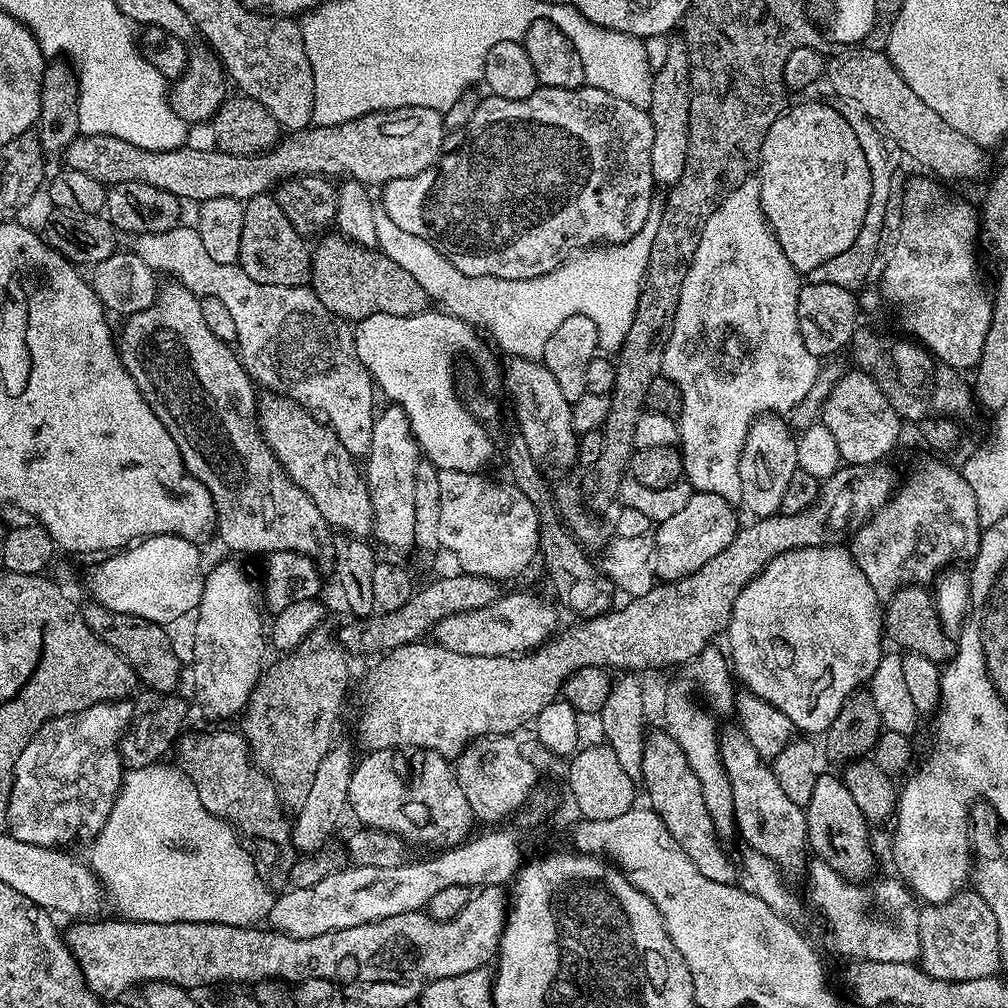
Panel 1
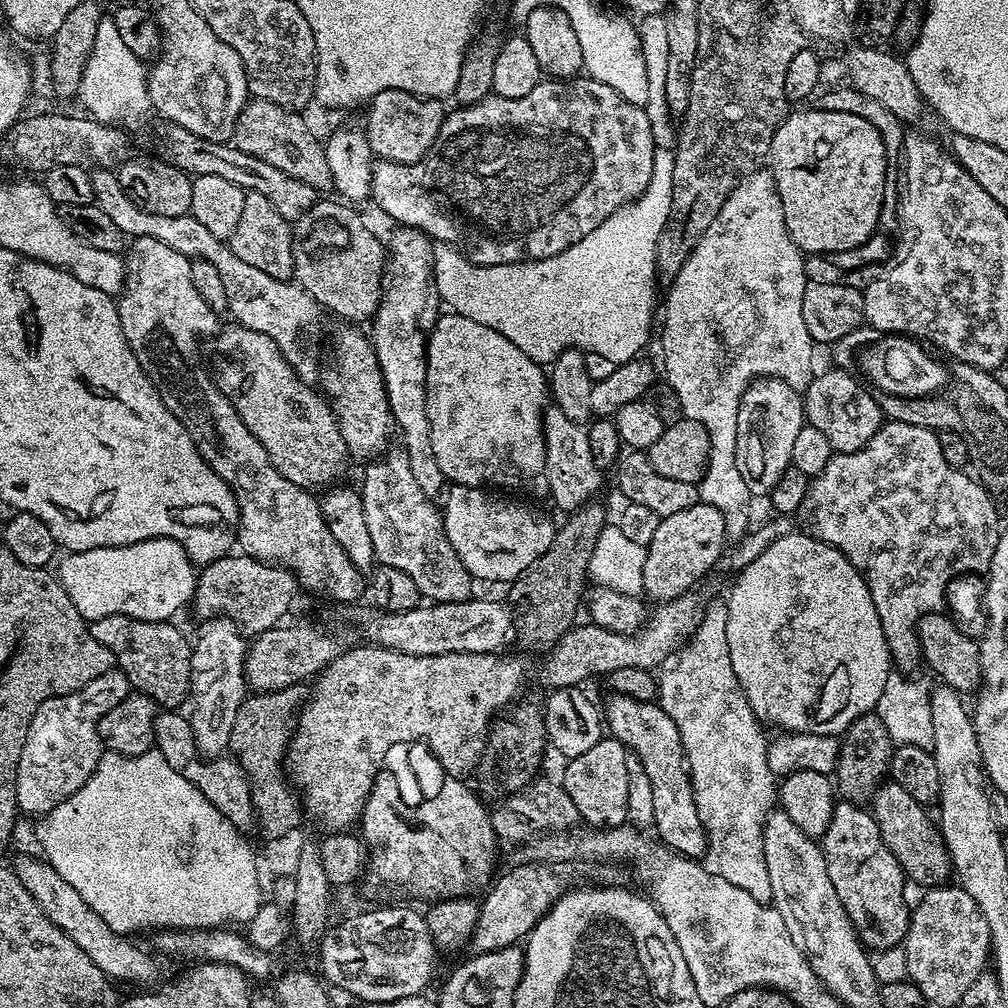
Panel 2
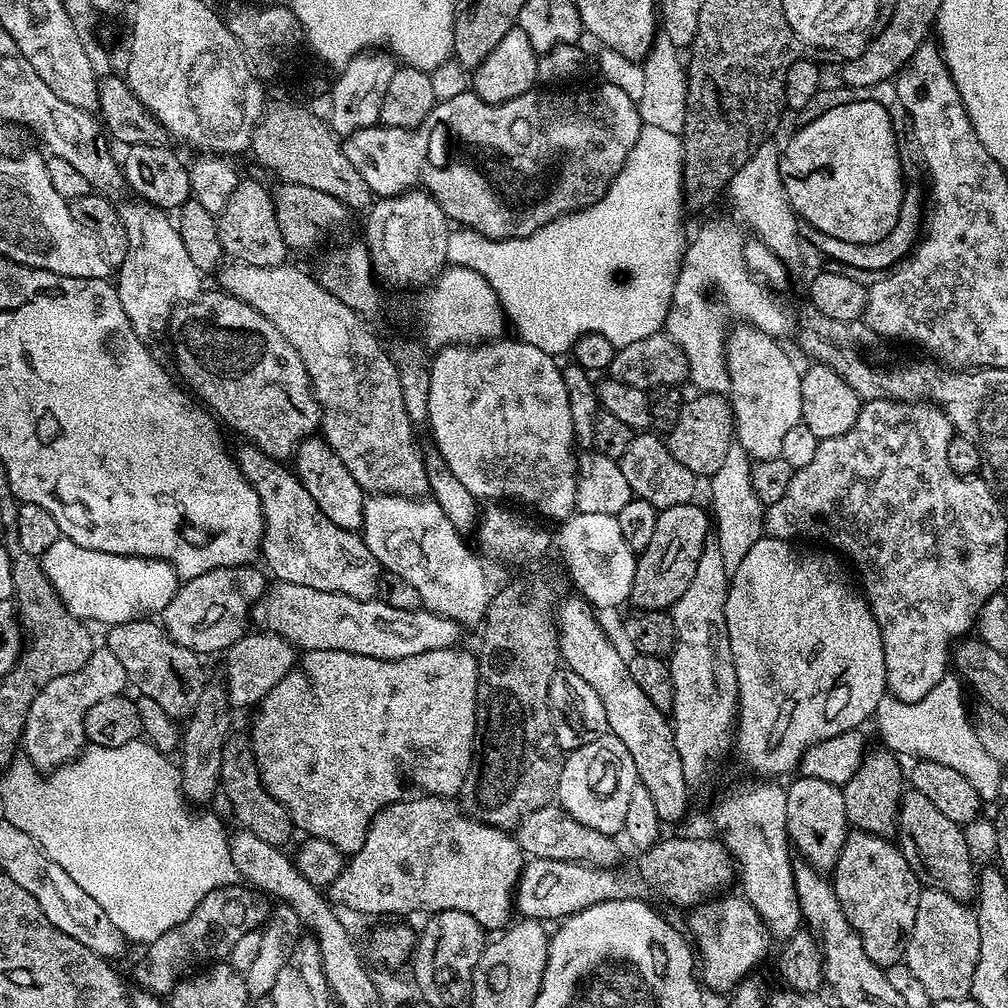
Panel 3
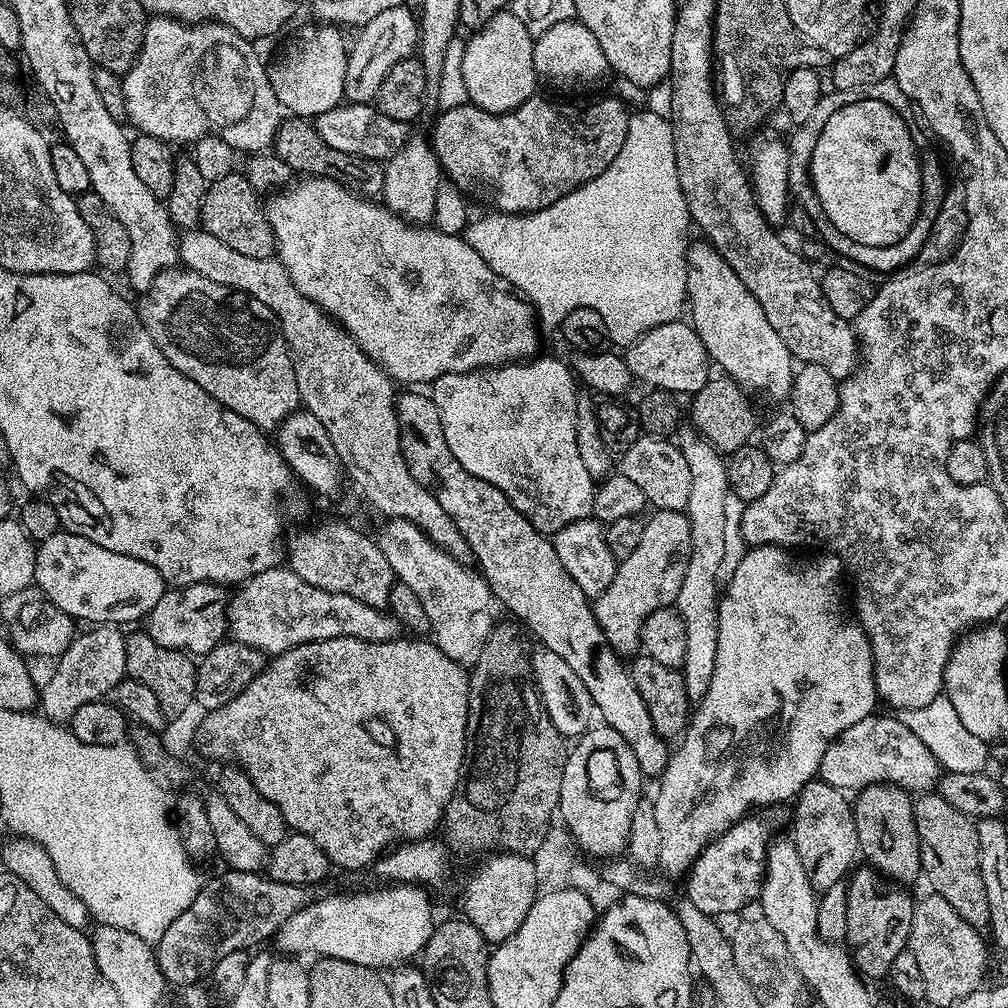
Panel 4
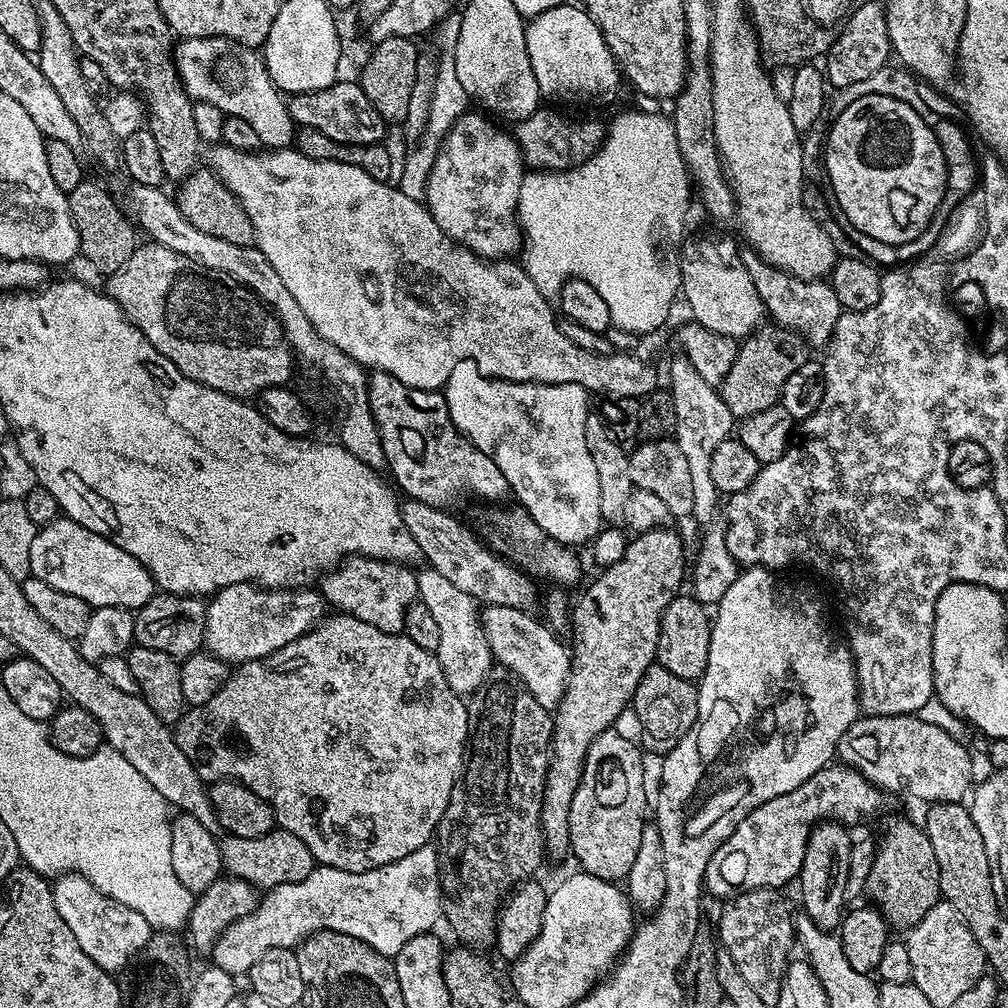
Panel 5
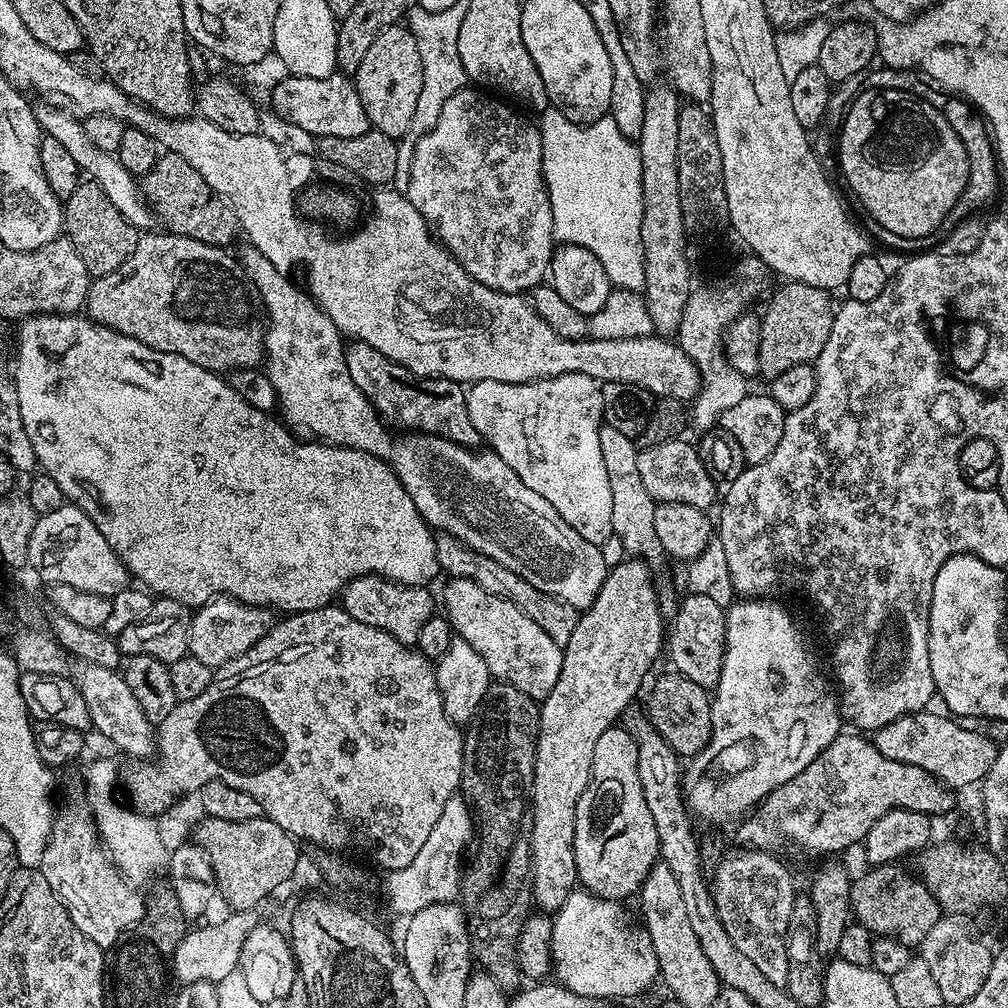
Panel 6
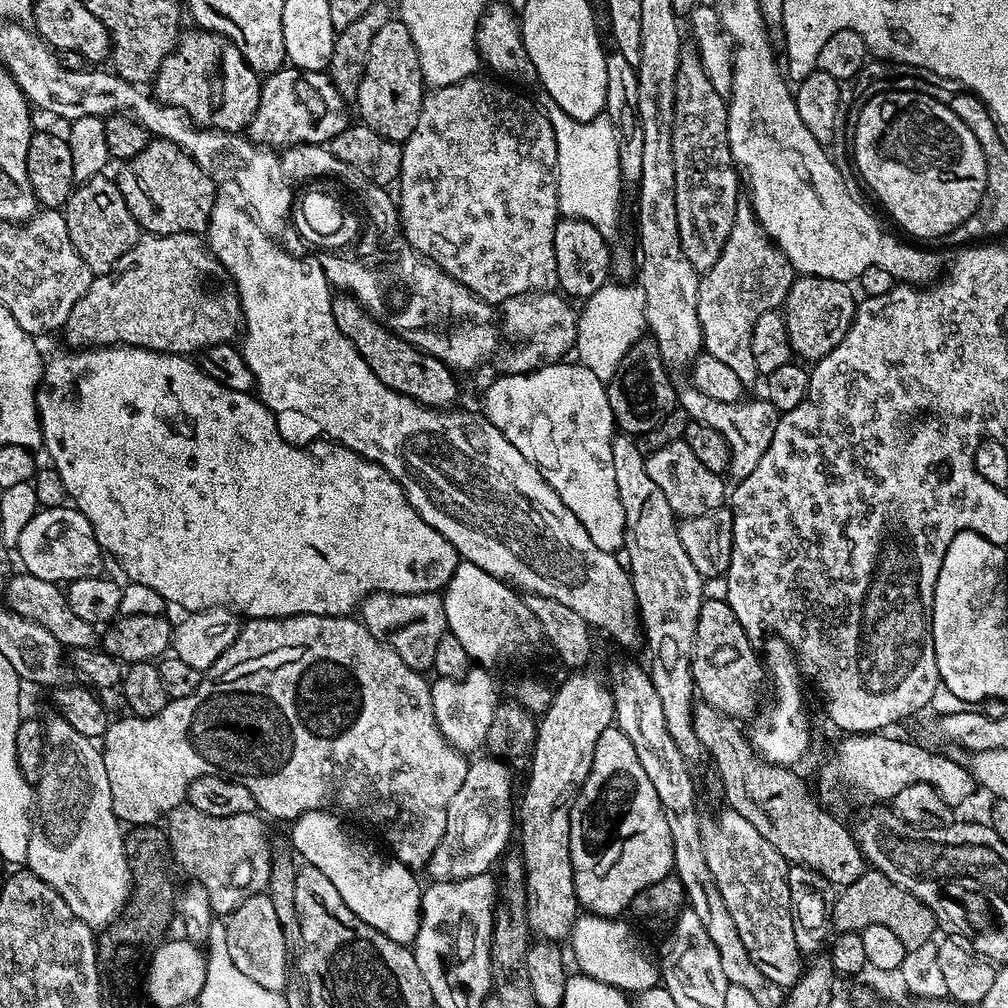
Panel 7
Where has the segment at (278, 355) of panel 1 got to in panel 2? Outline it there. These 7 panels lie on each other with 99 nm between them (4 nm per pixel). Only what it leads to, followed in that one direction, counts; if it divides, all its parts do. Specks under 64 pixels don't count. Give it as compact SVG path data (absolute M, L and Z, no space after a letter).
M97 167L91 173L91 178L94 203L102 210L106 210L108 217L114 218L114 226L118 226L118 230L122 230L125 237L158 238L158 242L166 242L166 246L178 250L178 254L209 260L214 270L218 270L222 286L226 286L228 312L236 319L233 321L239 327L256 330L269 336L279 346L280 353L297 376L305 382L312 382L316 376L316 359L320 356L320 315L322 315L322 309L313 296L306 294L306 290L295 282L270 278L270 274L242 262L242 258L238 258L238 254L234 254L234 250L225 241L210 234L206 227L190 214L178 218L162 218L162 214L142 211L126 195L120 185L119 175L113 169Z

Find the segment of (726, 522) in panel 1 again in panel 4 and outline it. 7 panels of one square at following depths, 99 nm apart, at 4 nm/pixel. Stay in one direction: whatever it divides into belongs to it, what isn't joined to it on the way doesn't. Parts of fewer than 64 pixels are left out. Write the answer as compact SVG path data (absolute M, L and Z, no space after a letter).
M665 508L653 511L651 514L652 517L644 520L642 538L639 539L638 546L631 551L629 557L617 563L616 573L610 586L606 586L601 596L595 597L596 620L605 633L612 635L613 632L616 636L639 637L644 617L659 608L675 605L679 590L682 589L682 580L686 577L687 563L690 562L691 556L691 522L684 512L671 512Z

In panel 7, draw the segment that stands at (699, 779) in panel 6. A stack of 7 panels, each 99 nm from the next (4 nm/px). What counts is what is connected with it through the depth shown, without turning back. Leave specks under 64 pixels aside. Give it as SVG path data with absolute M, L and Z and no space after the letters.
M769 639L766 672L772 675L772 705L755 713L751 721L750 743L759 759L769 764L796 766L808 752L812 732L808 729L808 712L804 709L804 692L800 689L802 673L796 656L784 640Z

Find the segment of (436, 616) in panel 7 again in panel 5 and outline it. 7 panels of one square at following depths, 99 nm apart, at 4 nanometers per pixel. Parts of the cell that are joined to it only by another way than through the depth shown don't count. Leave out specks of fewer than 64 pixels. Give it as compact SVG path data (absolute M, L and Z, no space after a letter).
M366 556L347 557L339 567L332 570L337 570L337 572L329 571L327 573L329 576L325 578L324 588L322 587L323 599L327 603L329 600L336 607L336 610L339 610L341 613L350 615L356 620L366 622L378 630L393 634L403 633L404 621L408 619L408 609L412 607L418 596L417 573L415 571L412 573L408 568L411 567L390 560L373 560Z

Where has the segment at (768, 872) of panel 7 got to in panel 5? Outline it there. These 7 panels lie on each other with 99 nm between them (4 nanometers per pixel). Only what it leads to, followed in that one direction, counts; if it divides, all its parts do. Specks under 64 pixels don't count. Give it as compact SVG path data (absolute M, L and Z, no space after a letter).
M749 888L733 895L723 905L723 912L718 919L718 937L723 951L734 958L734 966L738 966L738 974L746 978L746 983L769 1006L775 1005L780 991L780 983L784 981L784 970L788 967L790 953L788 953L788 932L790 936L790 916L788 908L780 901L781 893L775 888Z

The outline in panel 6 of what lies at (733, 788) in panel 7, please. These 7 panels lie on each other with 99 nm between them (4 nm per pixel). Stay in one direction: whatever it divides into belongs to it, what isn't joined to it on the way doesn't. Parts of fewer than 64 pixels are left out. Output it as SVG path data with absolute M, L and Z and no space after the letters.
M668 670L665 676L653 679L652 693L648 696L646 715L650 723L667 738L677 756L691 758L702 751L712 734L712 701L709 689L690 682L690 678L675 670Z

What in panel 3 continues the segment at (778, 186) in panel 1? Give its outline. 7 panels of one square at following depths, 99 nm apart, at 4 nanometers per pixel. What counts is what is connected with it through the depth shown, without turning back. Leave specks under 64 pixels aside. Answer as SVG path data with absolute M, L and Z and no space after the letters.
M850 102L849 105L837 106L832 110L827 110L820 117L814 117L813 120L801 123L801 125L801 128L789 138L788 145L786 143L783 145L780 157L780 173L786 190L786 198L796 215L809 229L828 234L833 238L840 238L845 242L874 243L886 237L886 234L889 234L894 229L895 223L898 222L899 211L902 210L903 194L906 189L904 172L900 169L900 148L896 145L898 128L892 123L890 114L878 102Z

